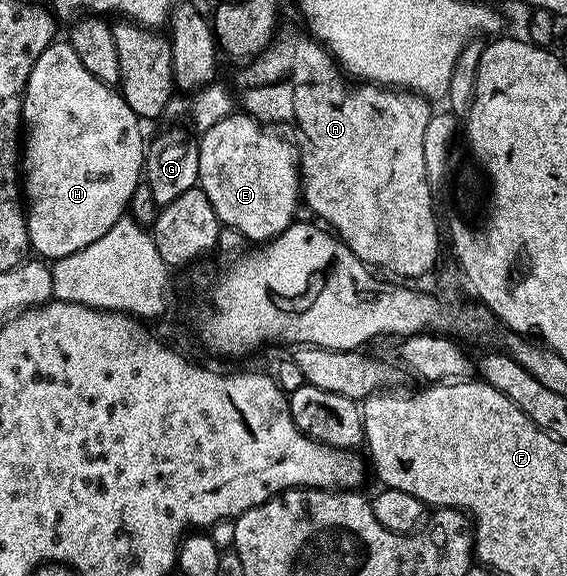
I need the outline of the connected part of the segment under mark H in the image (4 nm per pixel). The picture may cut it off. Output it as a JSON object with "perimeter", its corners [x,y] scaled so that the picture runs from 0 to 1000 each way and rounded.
{"perimeter":[[[115,69],[95,71],[93,78],[76,90],[76,97],[62,104],[62,118],[55,118],[55,132],[48,139],[44,170],[37,175],[37,208],[41,214],[41,344],[48,352],[51,425],[56,439],[79,451],[99,451],[111,444],[125,444],[125,438],[153,432],[160,424],[168,424],[168,417],[175,417],[175,410],[182,410],[182,403],[189,403],[217,377],[226,366],[228,349],[238,326],[250,321],[259,266],[259,247],[249,241],[250,214],[242,198],[231,194],[220,172],[201,151],[182,148],[175,139],[168,139],[168,132],[160,132],[160,125],[153,125],[153,118],[146,118],[139,97],[132,97],[132,83],[125,83]]]}

